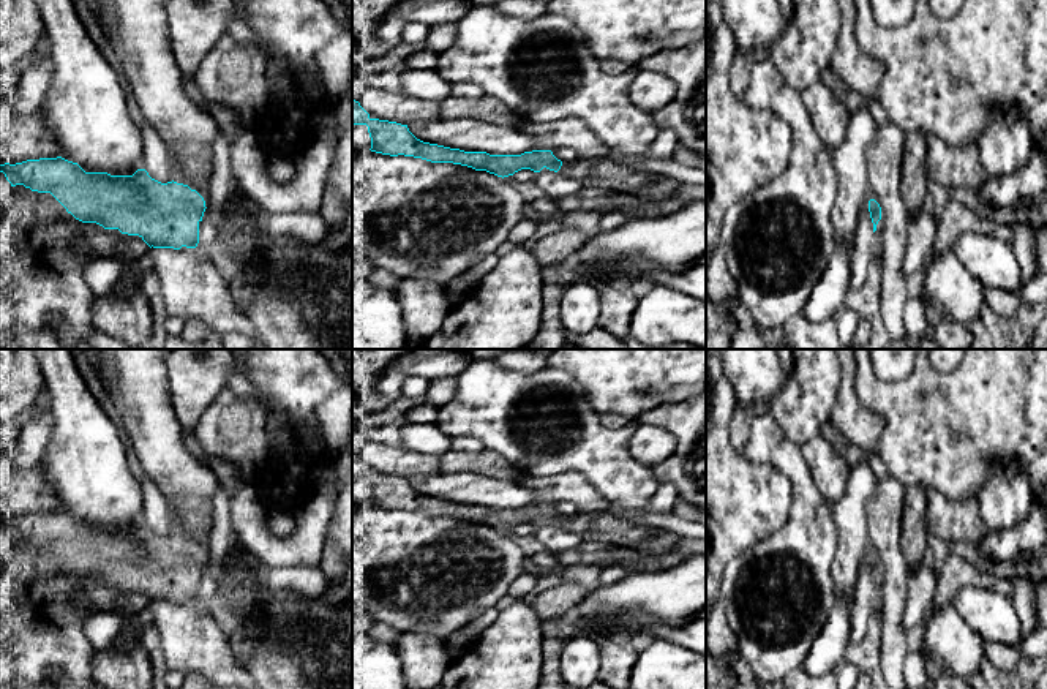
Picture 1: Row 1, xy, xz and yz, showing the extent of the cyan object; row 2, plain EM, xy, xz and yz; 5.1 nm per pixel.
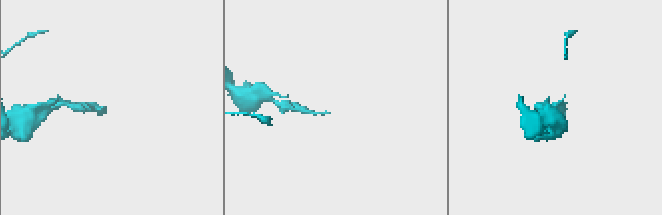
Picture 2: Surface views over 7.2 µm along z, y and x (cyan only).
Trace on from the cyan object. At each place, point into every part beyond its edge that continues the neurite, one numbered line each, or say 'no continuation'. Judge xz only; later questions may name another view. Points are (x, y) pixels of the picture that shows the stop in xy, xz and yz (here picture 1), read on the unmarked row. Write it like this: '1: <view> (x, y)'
1: xz (608, 527)

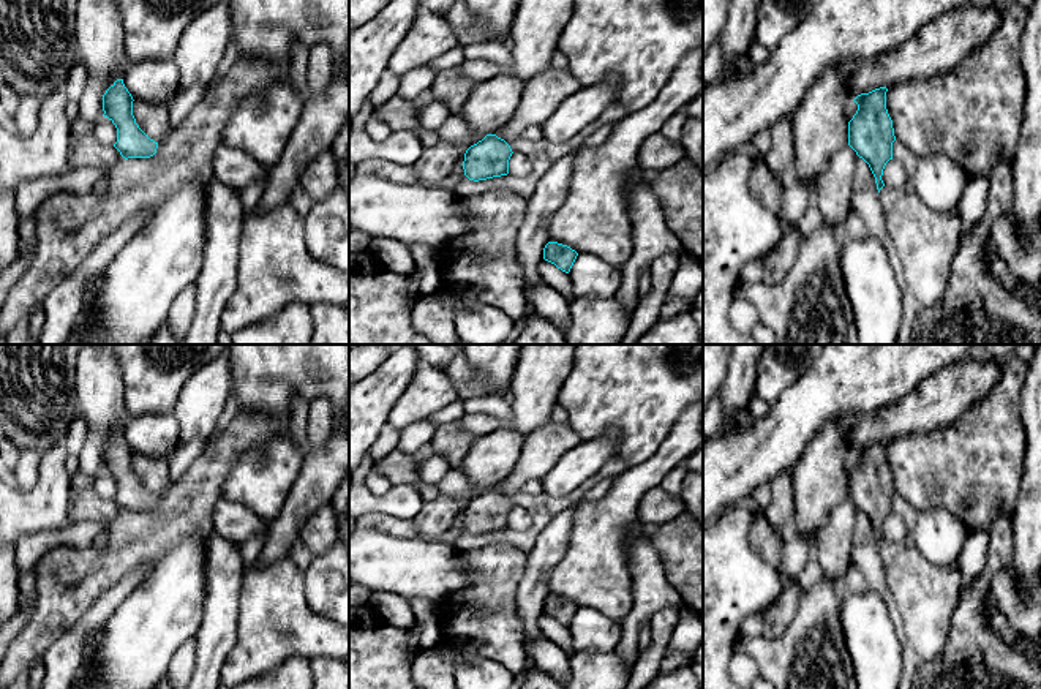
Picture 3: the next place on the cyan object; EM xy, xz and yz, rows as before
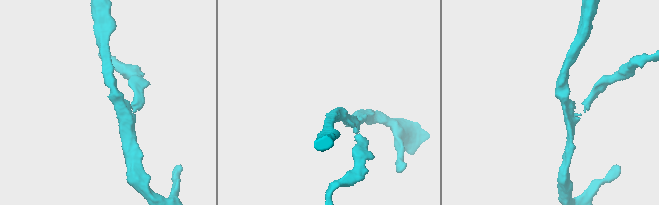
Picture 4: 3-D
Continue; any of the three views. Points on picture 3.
no continuation

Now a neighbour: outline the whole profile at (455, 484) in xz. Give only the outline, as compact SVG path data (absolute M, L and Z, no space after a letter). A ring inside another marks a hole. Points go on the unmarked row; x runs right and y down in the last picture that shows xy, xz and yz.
M461 465L450 468L442 480L438 484L441 495L455 498L457 501L469 499L472 484L464 476Z

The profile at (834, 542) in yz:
M847 499L829 515L818 533L817 558L825 578L842 583L851 564L851 545L858 515L856 506Z

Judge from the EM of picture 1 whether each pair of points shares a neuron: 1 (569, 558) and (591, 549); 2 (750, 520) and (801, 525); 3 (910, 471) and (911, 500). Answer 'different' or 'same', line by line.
1: same
2: different
3: different

